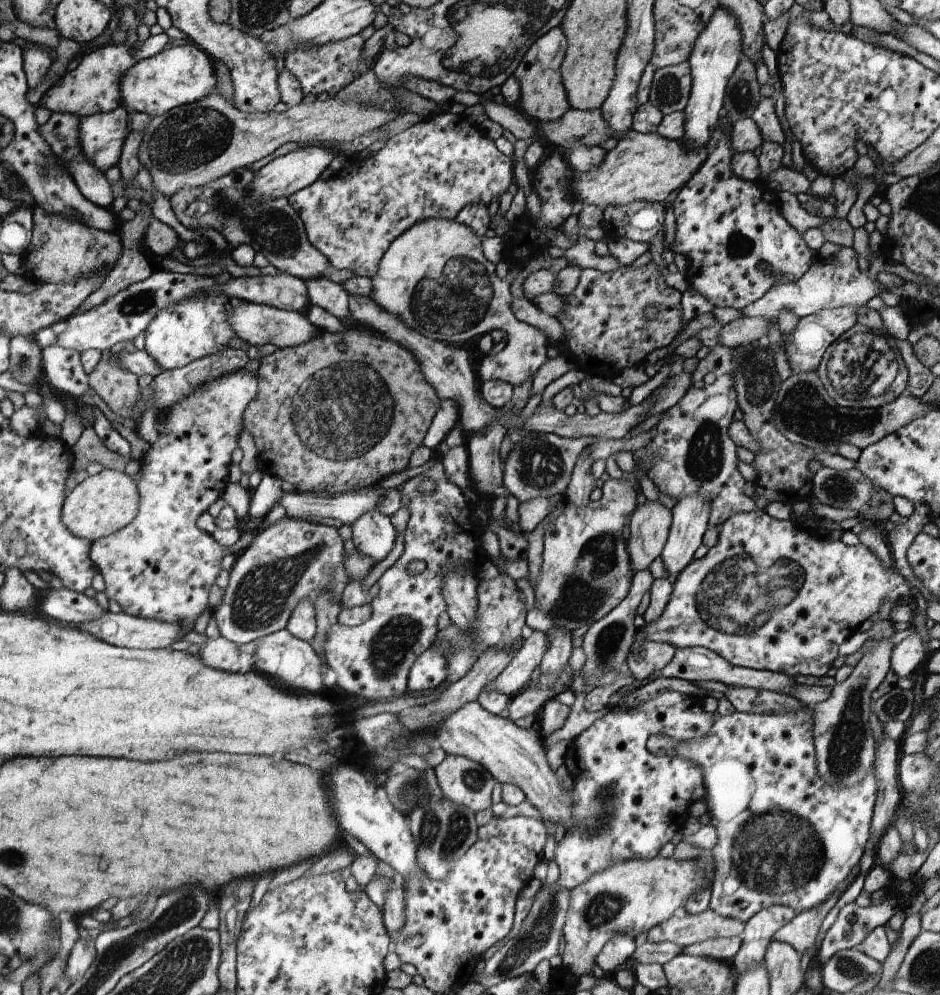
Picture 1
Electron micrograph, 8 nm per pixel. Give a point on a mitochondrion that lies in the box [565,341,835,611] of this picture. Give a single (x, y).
(704, 458)

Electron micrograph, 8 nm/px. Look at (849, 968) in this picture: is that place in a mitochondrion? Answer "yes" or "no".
yes

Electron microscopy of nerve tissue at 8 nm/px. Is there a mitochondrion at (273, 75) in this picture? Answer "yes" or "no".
no

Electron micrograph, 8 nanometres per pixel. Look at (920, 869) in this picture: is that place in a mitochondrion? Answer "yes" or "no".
no

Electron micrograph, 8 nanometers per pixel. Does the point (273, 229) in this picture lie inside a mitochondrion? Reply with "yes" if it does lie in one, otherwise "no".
yes

